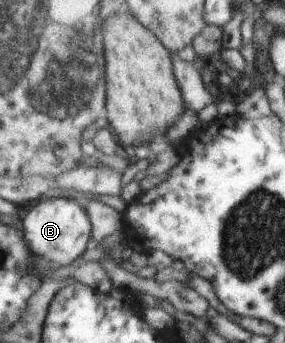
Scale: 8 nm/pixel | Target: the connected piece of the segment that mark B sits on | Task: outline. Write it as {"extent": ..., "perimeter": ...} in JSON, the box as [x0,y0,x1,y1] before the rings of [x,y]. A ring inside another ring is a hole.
{"extent":[23,197,93,267],"perimeter":[[[59,197],[46,199],[40,203],[31,204],[23,213],[24,239],[36,257],[48,263],[58,263],[59,267],[72,265],[80,260],[93,245],[92,222],[84,206],[79,202]]]}

